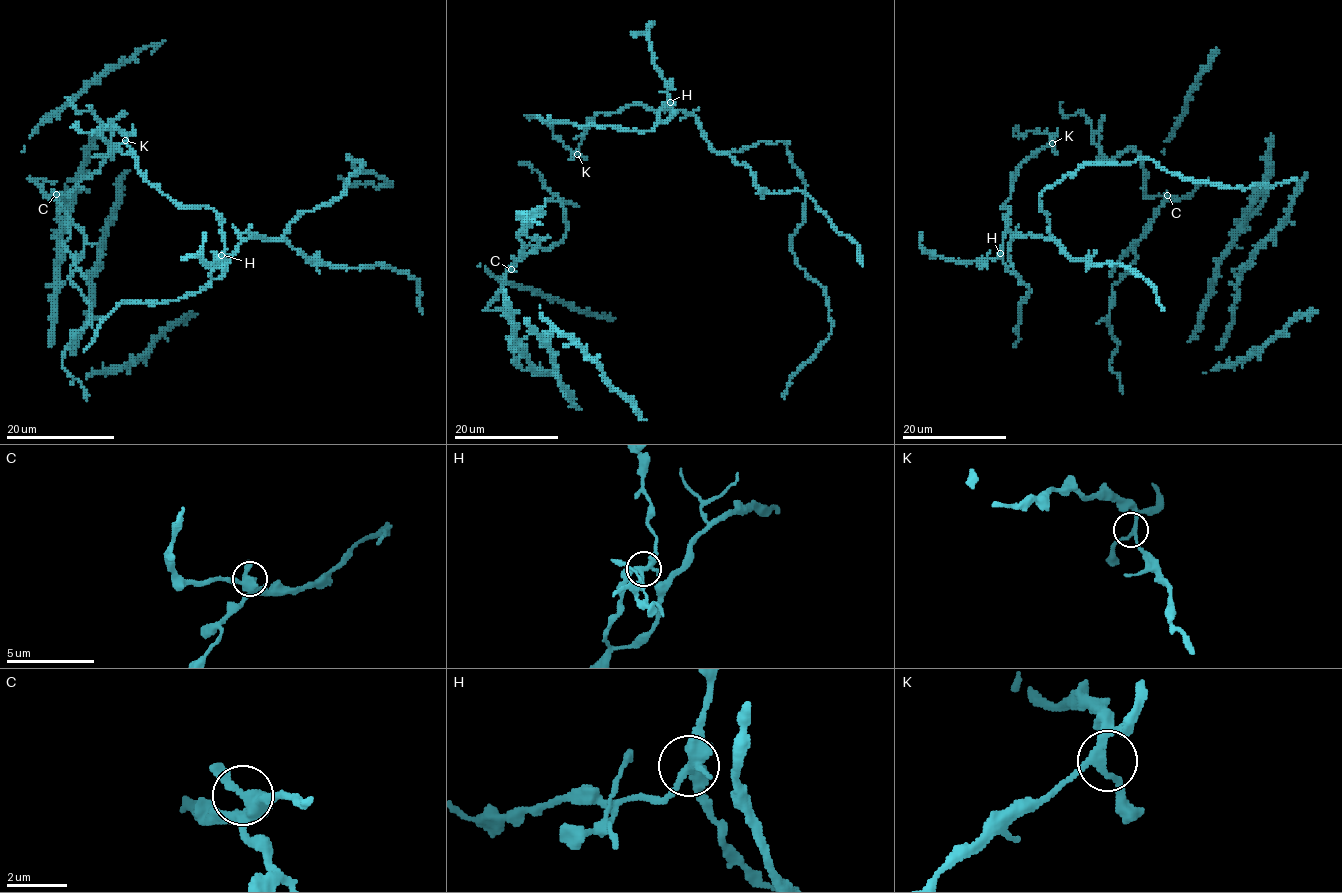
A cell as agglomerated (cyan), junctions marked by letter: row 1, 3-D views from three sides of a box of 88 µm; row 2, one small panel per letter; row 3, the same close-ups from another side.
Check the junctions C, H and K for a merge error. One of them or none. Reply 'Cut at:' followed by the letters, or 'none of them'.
Cut at: H

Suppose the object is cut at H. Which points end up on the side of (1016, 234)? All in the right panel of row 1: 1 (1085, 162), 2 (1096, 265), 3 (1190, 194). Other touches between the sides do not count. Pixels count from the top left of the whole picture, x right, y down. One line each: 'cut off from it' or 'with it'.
1: with it
2: with it
3: cut off from it

